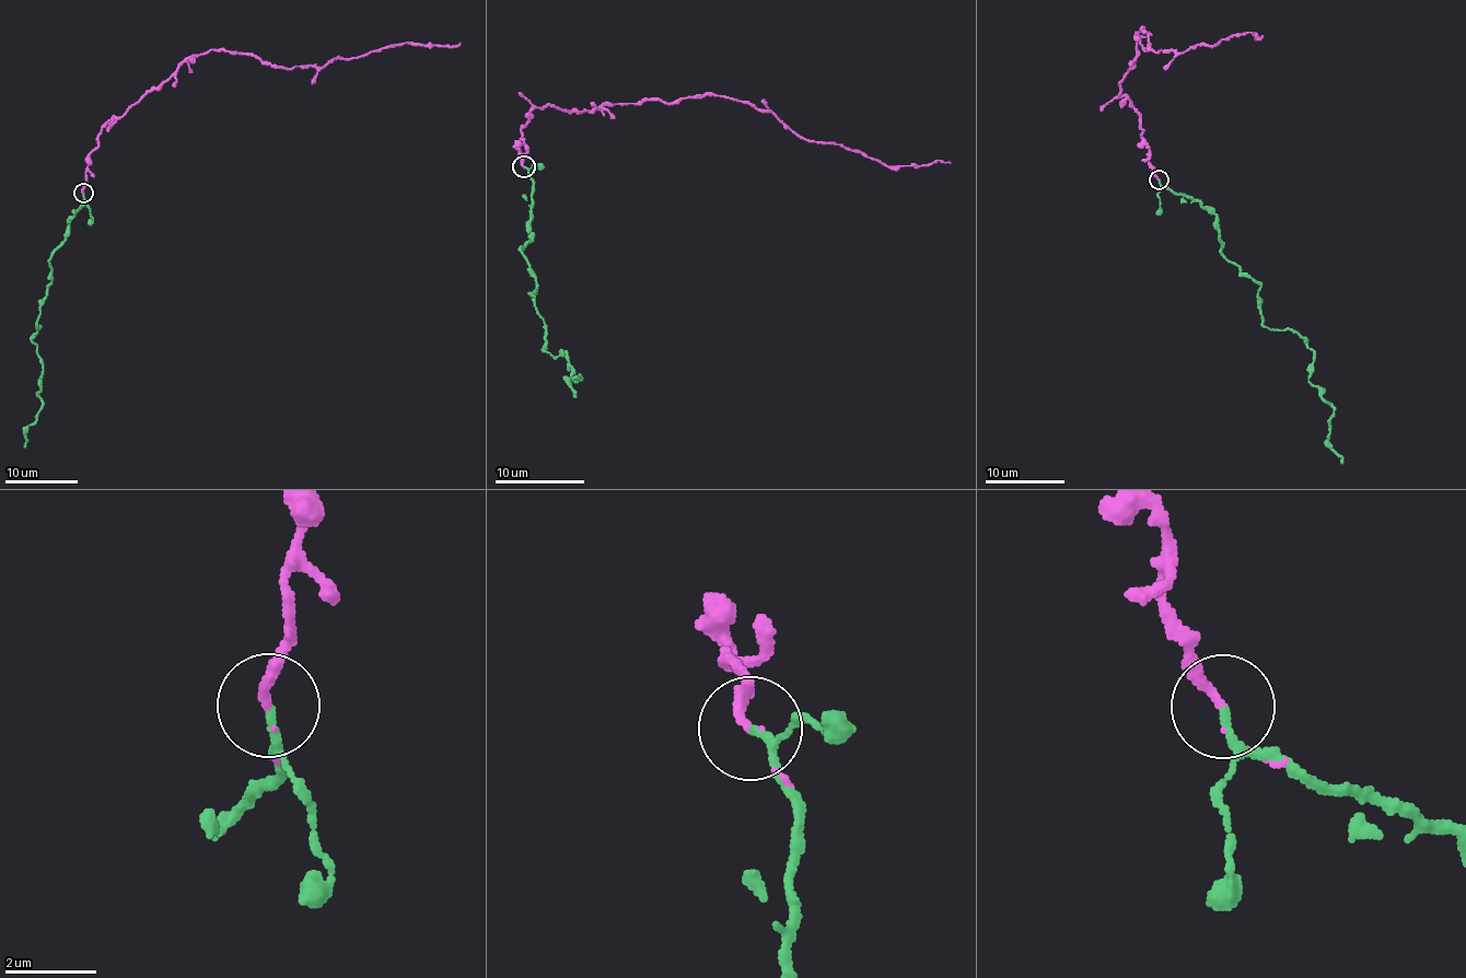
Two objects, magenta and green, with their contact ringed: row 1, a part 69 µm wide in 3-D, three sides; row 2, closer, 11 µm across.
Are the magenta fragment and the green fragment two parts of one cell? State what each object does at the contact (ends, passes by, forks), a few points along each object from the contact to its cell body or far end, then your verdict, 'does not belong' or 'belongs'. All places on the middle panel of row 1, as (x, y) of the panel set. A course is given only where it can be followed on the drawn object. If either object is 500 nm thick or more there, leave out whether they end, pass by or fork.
magenta passes by; green passes by; magenta runs (524, 166), (515, 146), (535, 108), (707, 95), (774, 113), (804, 139), (888, 166), (949, 163); green runs (524, 166), (533, 235), (520, 251), (543, 349), (566, 350), (581, 379), (572, 377), (573, 396); belongs

